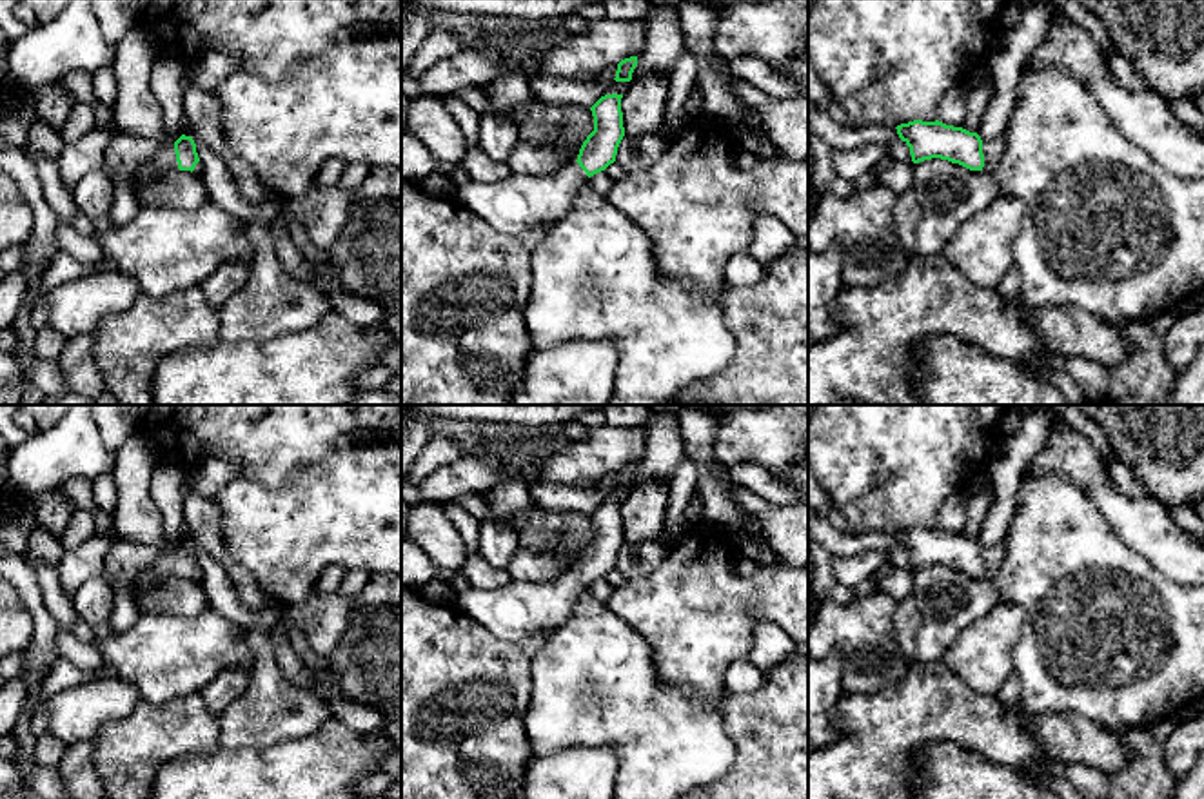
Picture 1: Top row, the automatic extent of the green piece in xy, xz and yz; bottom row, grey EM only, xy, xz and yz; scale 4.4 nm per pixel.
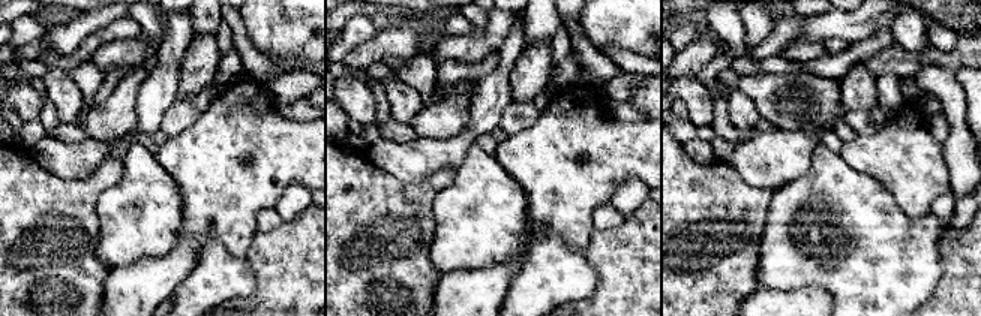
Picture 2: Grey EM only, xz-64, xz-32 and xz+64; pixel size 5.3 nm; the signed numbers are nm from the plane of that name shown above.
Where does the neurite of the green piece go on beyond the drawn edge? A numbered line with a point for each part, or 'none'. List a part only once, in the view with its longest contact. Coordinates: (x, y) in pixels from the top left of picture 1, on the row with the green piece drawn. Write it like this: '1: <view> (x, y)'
1: xy (164, 158)

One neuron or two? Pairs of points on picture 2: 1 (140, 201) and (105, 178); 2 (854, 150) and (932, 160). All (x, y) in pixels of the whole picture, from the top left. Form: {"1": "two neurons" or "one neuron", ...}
{"1": "two neurons", "2": "one neuron"}

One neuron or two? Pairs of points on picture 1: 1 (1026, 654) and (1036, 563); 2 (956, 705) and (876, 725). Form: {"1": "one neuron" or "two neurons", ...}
{"1": "one neuron", "2": "one neuron"}

